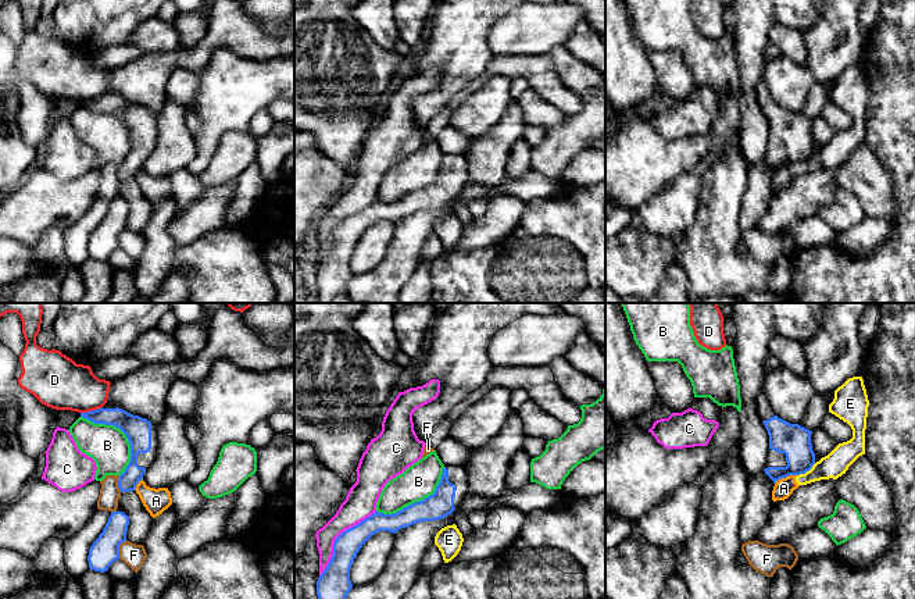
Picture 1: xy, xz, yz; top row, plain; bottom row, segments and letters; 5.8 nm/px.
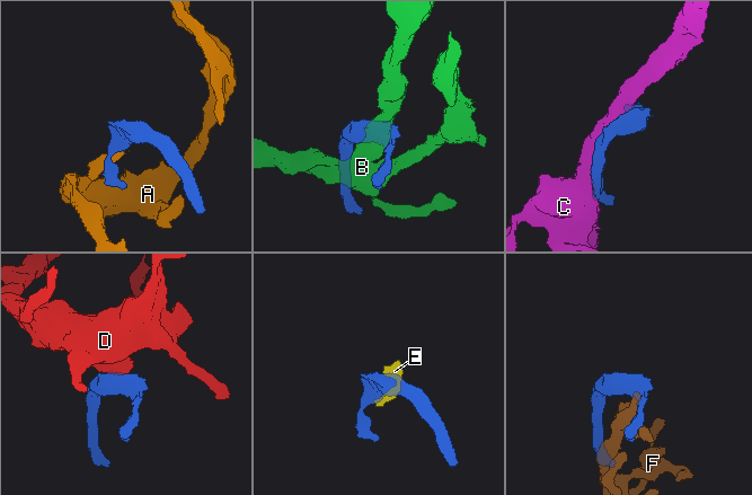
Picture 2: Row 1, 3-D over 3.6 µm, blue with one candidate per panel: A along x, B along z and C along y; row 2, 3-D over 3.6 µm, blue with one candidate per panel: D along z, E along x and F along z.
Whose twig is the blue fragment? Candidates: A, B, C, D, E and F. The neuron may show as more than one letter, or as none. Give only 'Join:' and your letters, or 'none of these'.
Join: none of these

